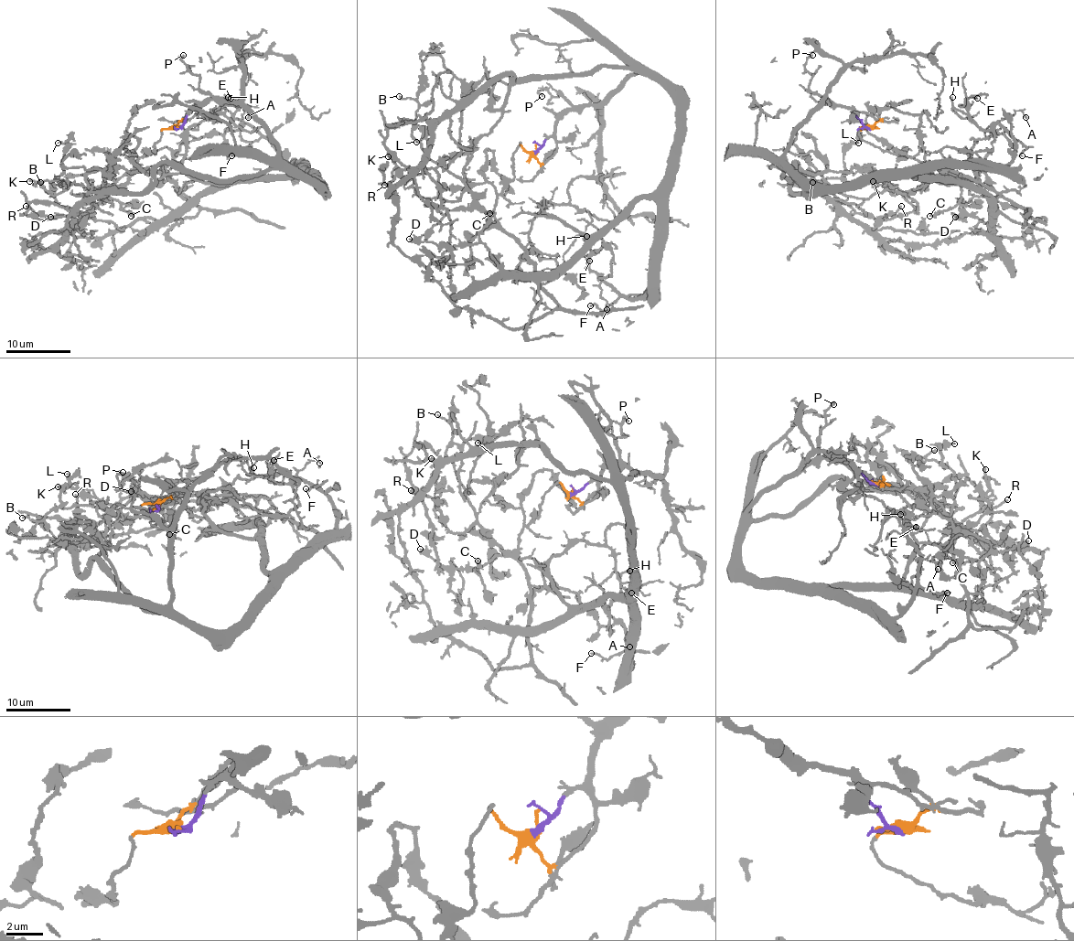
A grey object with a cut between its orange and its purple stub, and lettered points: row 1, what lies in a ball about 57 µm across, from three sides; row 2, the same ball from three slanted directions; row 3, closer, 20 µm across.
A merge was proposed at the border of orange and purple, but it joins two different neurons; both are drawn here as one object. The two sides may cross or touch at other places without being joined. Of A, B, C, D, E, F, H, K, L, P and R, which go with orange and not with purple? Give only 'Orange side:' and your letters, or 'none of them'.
Orange side: B, C, D, K, L, R

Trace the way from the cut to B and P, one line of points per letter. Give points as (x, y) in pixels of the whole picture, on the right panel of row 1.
B: (867, 127), (859, 132), (865, 142), (934, 163), (940, 172), (905, 193), (840, 178), (812, 182)
P: (867, 127), (850, 108), (832, 106), (809, 90), (812, 75), (804, 67), (812, 54)

